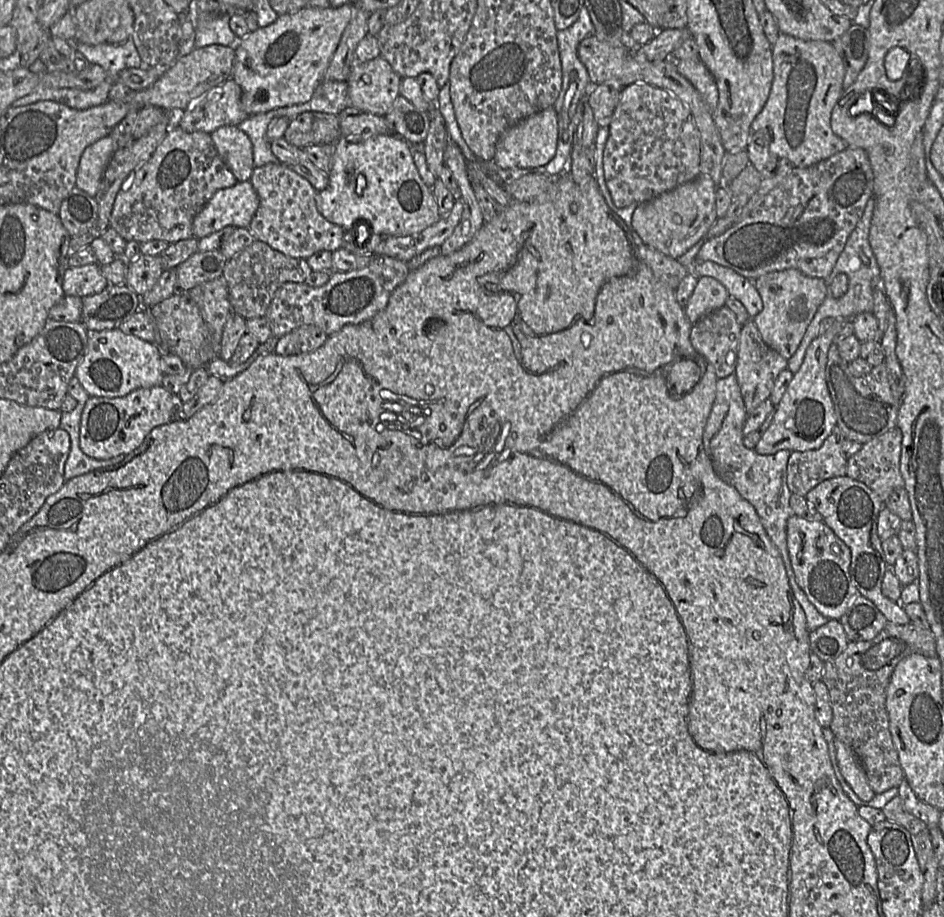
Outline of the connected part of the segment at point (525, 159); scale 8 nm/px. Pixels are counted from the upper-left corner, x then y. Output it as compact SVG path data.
M551 106L509 128L499 140L492 161L499 169L541 167L555 156L558 135L558 117Z

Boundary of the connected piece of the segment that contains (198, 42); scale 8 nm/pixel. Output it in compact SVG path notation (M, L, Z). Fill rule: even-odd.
M199 13L194 17L195 48L213 44L232 46L238 42L237 36L230 28L231 15L228 13Z

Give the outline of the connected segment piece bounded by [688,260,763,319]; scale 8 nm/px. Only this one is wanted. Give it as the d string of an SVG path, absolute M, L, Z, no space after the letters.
M695 260L688 266L688 273L697 278L709 276L718 280L726 288L728 295L744 305L751 319L763 308L762 299L754 281L739 275L730 268L711 261Z

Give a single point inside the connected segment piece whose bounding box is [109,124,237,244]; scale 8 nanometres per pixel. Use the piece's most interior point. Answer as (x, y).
(159, 202)

